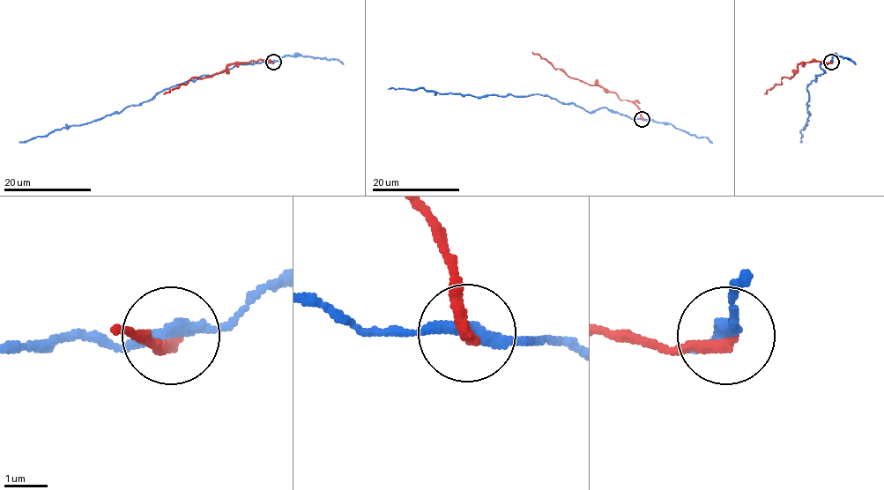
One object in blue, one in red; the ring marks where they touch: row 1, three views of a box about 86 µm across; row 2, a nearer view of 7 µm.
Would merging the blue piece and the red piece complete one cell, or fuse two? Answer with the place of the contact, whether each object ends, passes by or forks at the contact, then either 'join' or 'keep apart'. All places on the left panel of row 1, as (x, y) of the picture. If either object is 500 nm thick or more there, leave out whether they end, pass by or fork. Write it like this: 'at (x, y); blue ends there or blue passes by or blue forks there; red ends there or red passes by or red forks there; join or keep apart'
at (273, 62); blue passes by; red ends there; keep apart

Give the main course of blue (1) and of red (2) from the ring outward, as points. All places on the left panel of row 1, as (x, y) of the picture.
1: (273, 62), (237, 64), (213, 75), (204, 75), (158, 92), (151, 99), (121, 111), (18, 142)
2: (273, 62), (234, 62), (219, 73), (201, 78), (193, 77), (185, 85), (164, 93)

